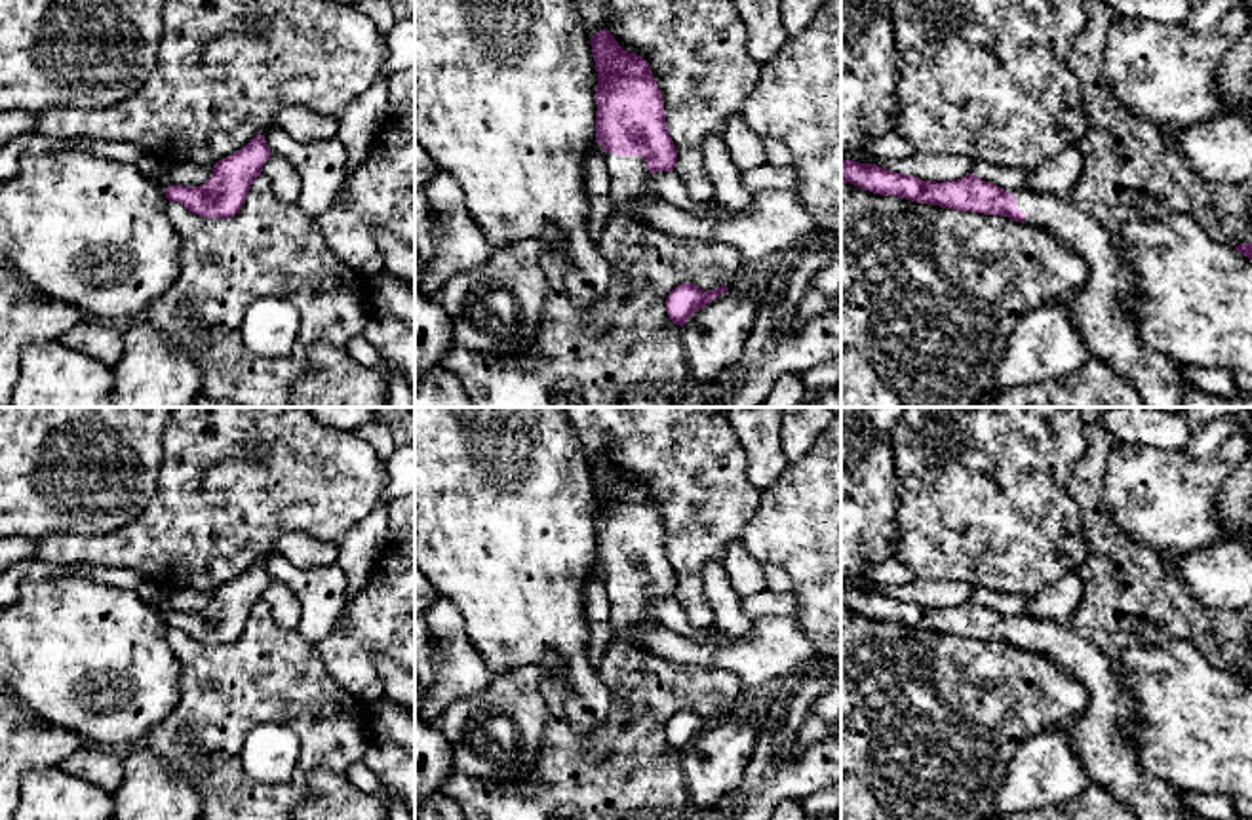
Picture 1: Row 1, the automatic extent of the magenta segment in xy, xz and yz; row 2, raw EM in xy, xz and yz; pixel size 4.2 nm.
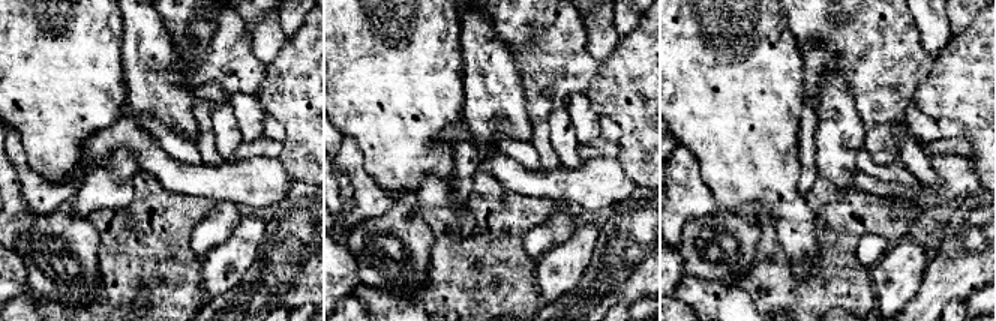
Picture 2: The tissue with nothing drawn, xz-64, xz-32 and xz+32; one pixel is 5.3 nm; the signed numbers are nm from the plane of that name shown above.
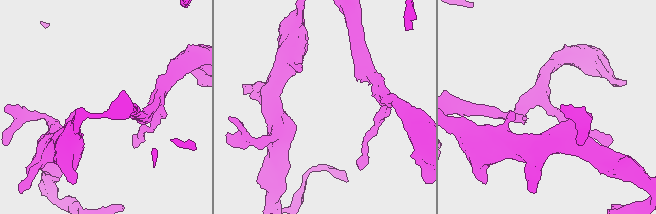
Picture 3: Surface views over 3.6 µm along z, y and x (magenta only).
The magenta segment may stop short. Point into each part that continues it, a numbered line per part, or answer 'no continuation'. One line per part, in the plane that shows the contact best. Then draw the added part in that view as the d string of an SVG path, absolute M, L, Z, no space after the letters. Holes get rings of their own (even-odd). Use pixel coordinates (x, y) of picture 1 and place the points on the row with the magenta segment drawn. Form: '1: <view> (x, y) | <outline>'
1: xz (628, 175) | M607 150L605 169L609 173L613 205L639 221L636 211L637 200L655 194L645 160L641 156L618 156Z

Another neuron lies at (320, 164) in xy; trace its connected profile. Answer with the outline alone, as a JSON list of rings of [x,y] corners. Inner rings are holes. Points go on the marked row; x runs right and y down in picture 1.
[[[274,122],[261,135],[272,154],[285,158],[299,171],[297,205],[314,219],[327,211],[346,181],[348,154],[344,146],[335,137],[299,143]]]

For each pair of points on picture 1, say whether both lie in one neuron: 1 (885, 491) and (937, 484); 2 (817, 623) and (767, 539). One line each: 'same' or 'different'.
1: different
2: same

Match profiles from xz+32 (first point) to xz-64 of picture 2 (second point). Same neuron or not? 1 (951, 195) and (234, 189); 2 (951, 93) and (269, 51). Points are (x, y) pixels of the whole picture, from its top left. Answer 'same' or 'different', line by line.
1: same
2: different

